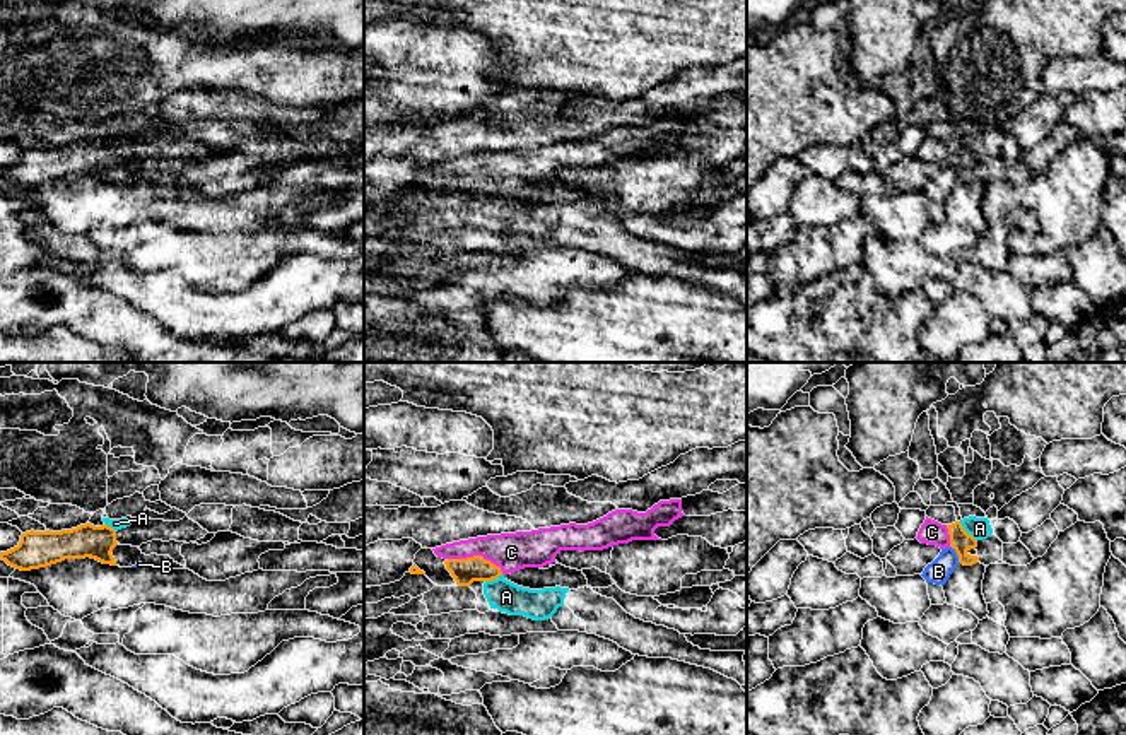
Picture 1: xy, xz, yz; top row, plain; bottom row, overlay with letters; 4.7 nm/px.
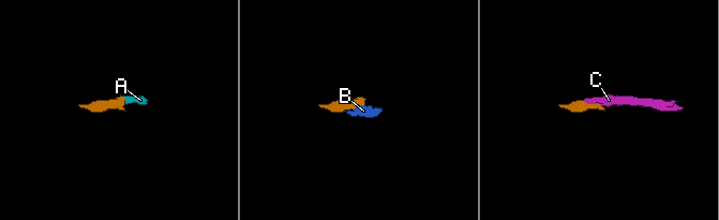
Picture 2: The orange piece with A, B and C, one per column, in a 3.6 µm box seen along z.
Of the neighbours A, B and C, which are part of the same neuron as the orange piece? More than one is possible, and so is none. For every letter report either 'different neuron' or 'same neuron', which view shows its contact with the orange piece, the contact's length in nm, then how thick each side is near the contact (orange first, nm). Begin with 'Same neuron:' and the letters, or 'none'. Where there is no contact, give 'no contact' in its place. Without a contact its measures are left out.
Same neuron: C
A: different neuron | yz | 130 nm | 100/100 nm
B: different neuron | yz | 100 nm | 100/110 nm
C: same neuron | xz | 280 nm | 120/180 nm

